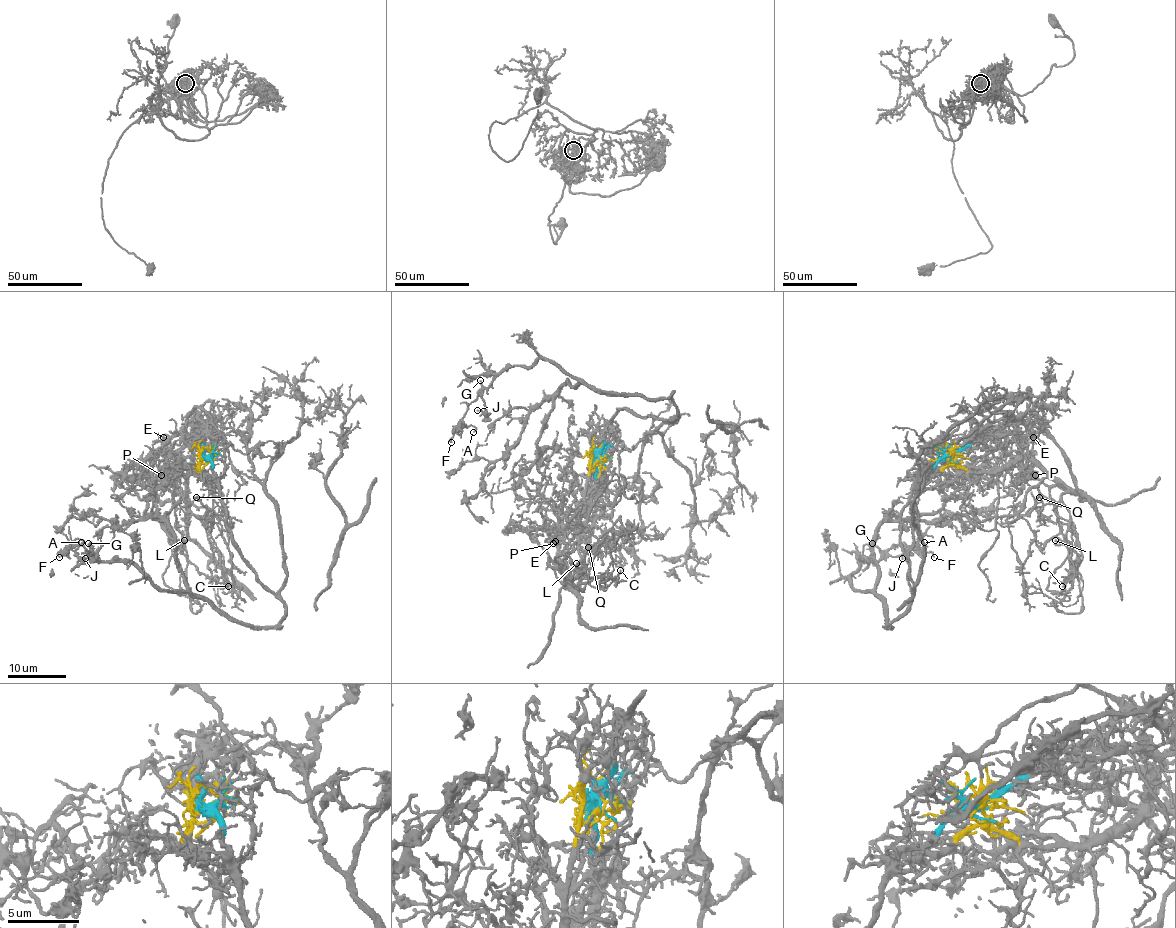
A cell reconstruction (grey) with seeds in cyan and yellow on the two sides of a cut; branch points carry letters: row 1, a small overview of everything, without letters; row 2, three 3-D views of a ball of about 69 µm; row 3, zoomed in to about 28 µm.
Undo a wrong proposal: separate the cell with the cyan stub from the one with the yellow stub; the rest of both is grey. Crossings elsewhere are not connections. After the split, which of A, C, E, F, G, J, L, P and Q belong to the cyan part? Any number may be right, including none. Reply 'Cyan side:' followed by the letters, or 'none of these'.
Cyan side: A, F, G, J

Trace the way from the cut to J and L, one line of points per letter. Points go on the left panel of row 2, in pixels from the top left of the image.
J: (201, 456), (232, 544), (285, 608), (276, 624), (226, 618), (136, 566), (85, 559)
L: (201, 456), (194, 472), (181, 460), (168, 459), (174, 485), (171, 535), (178, 545), (184, 540)

